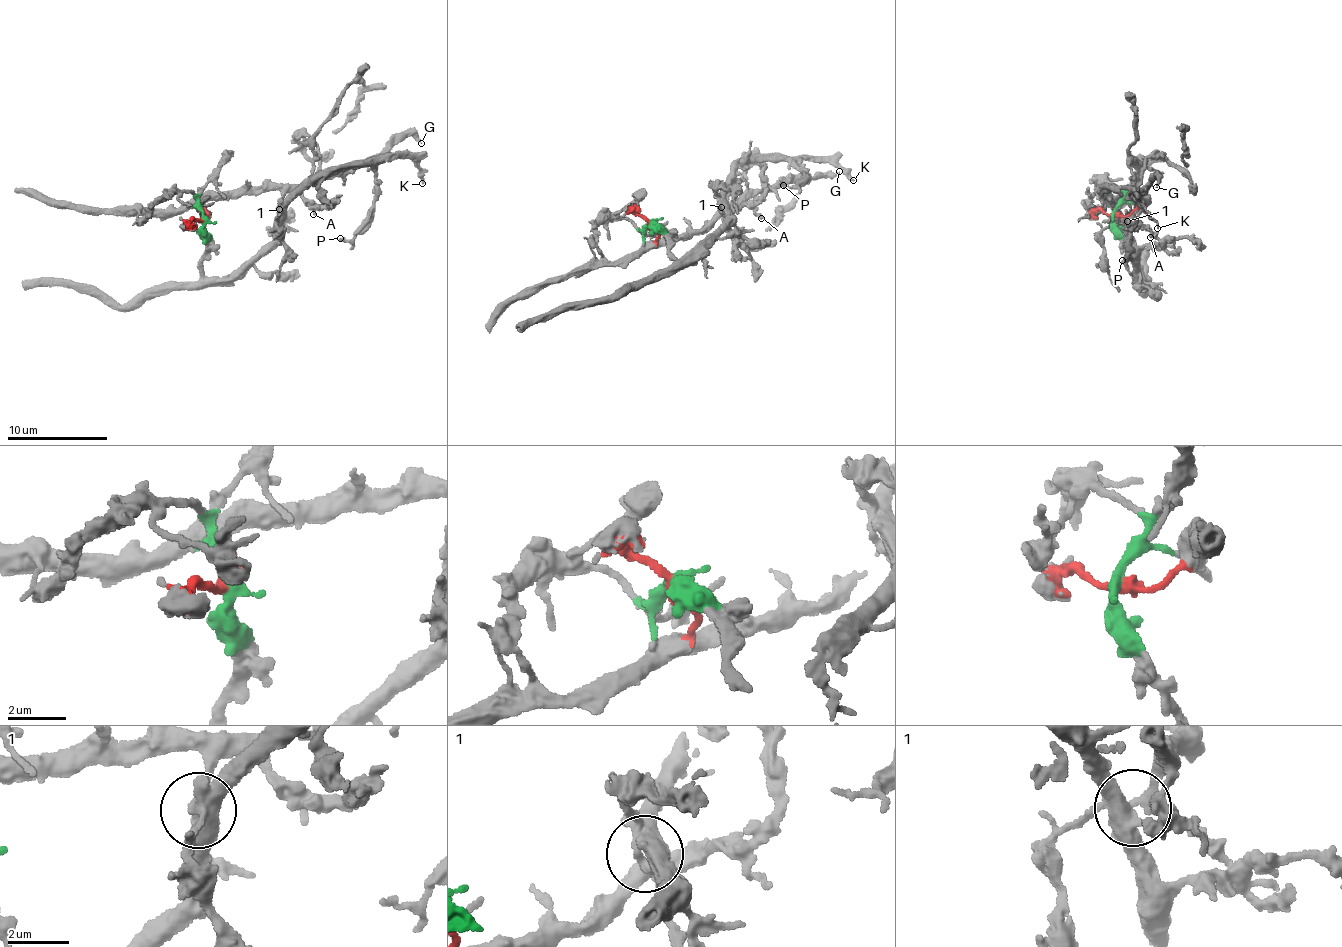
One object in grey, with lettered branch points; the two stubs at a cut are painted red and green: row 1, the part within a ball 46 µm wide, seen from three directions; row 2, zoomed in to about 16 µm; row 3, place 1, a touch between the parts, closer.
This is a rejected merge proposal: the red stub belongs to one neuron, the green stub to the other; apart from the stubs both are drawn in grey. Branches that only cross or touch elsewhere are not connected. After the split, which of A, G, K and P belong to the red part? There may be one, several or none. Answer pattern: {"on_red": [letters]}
{"on_red": ["A", "G"]}

